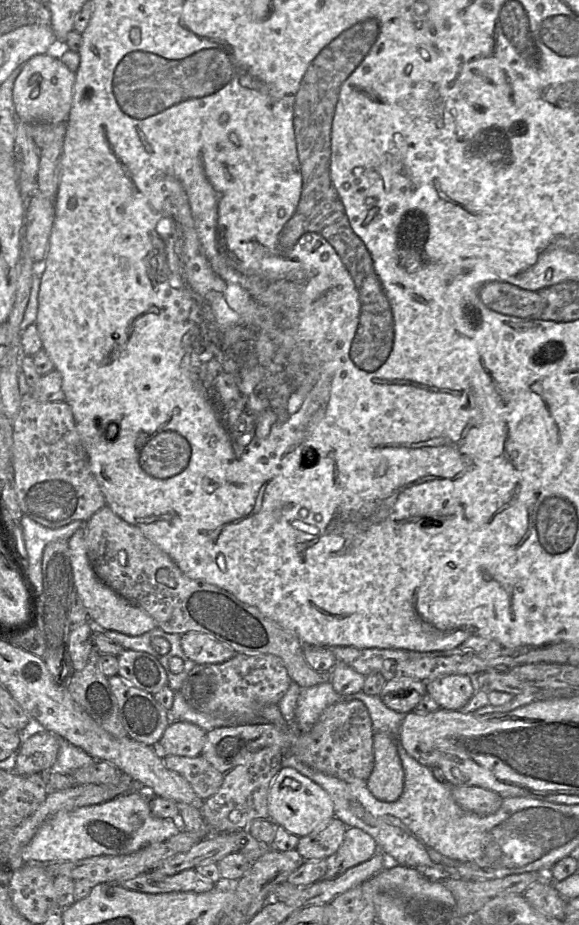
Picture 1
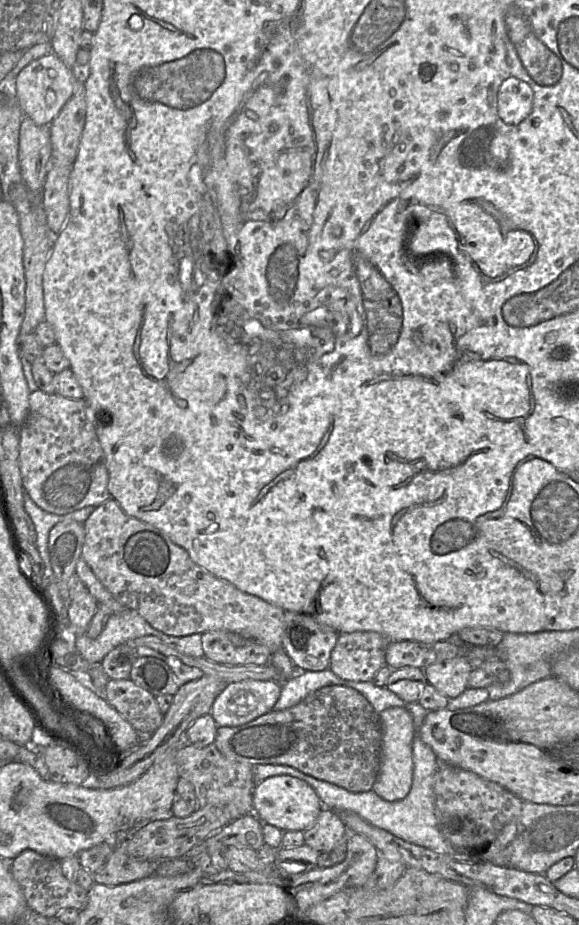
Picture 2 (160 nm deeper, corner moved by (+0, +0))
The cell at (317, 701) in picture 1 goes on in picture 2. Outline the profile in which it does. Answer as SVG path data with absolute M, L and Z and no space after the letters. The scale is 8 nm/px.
M330 668L322 671L297 671L282 683L280 697L273 710L288 709L302 701L310 693L328 685L344 685L344 679L338 677Z

